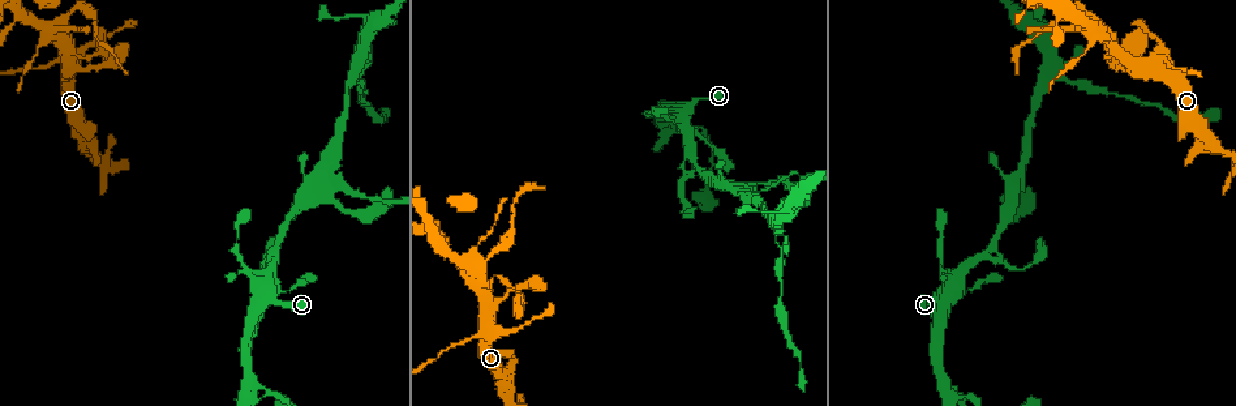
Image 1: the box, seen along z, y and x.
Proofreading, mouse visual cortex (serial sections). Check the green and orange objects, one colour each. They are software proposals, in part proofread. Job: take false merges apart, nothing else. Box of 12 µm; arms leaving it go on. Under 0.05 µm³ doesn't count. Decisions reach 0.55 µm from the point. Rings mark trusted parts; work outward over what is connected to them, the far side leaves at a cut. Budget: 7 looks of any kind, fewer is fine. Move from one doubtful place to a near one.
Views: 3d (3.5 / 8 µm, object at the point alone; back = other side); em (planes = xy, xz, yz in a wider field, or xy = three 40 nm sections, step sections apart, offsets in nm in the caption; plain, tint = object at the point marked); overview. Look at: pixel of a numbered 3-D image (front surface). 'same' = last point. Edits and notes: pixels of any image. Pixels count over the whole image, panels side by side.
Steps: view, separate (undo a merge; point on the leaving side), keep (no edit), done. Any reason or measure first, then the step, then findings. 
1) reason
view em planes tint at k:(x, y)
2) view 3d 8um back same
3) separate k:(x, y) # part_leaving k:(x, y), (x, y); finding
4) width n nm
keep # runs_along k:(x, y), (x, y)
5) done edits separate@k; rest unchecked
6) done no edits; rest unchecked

four-way junction
view 3d 3.5um at 1:(483, 333)

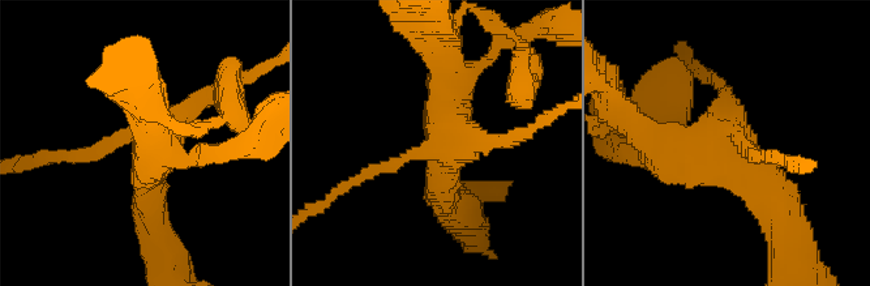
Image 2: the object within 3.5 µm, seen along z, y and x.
arms 4; arm_widths 150, 200, 400, 500 nm
view em xy step 2 tint at 2:(437, 147)

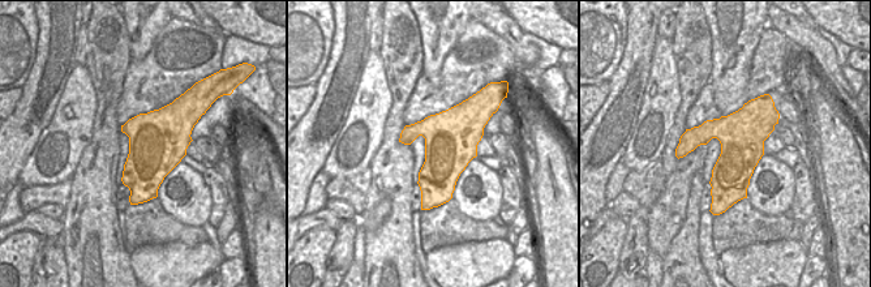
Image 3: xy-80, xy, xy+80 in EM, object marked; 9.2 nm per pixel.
keep # runs_along 2:(149, 182), (149, 129), (69, 154); continuous, no second cell

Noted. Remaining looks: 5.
narrows sharply
view 3d 3.5um at 1:(1098, 26)

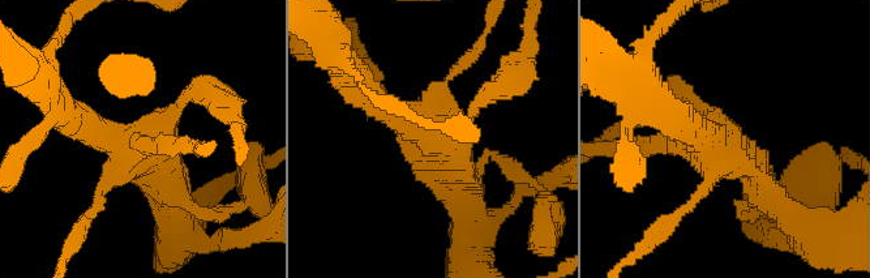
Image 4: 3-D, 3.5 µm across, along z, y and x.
now the EM
view em xy step 5 tint at 4:(450, 137)

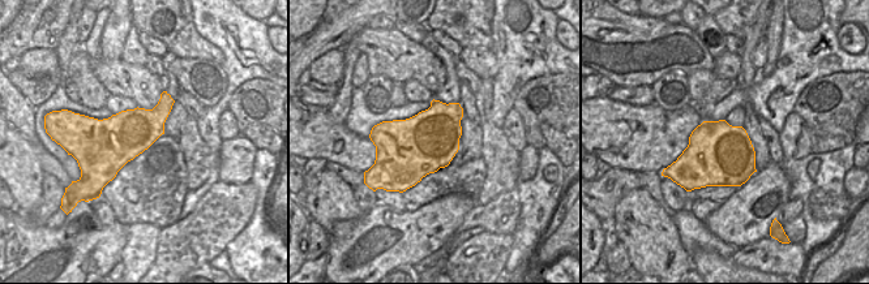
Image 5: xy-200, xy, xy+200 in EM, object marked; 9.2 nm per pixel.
keep # runs_along 4:(467, 192), (448, 138), (374, 102); continuous, no second cell

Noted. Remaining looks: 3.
looks like a crossing
view 3d 3.5um at 1:(1017, 187)

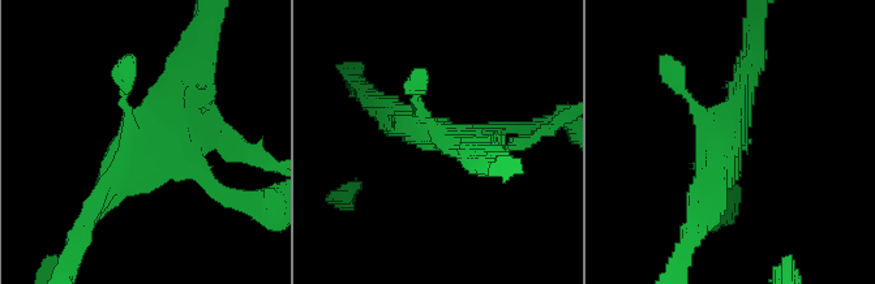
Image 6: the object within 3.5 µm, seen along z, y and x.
now the EM
view em xy step 3 plain at 6:(141, 142)

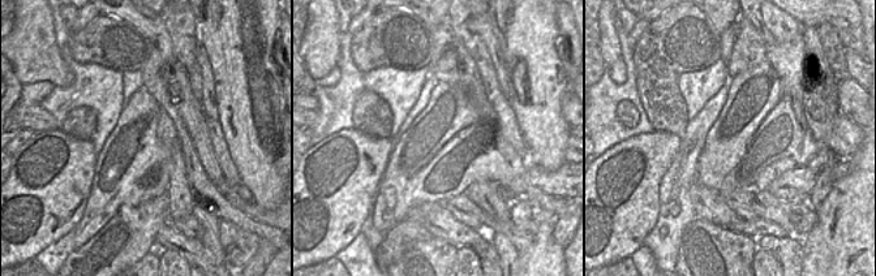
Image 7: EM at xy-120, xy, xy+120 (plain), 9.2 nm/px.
with the object marked
view em xy step 3 tint same

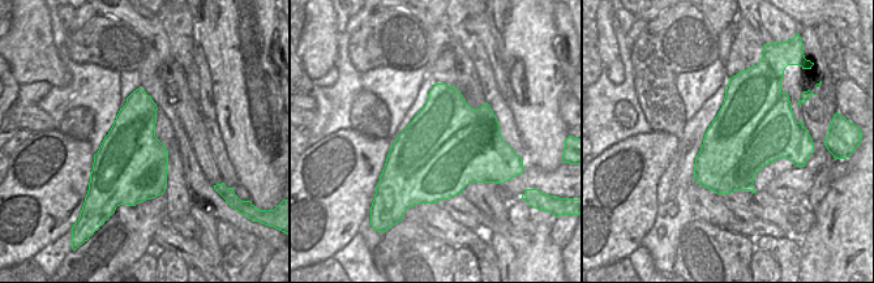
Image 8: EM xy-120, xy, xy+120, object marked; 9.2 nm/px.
keep # runs_along 6:(91, 210), (184, 73); continuous, no second cell

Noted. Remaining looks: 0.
done no edits; rest unchecked

